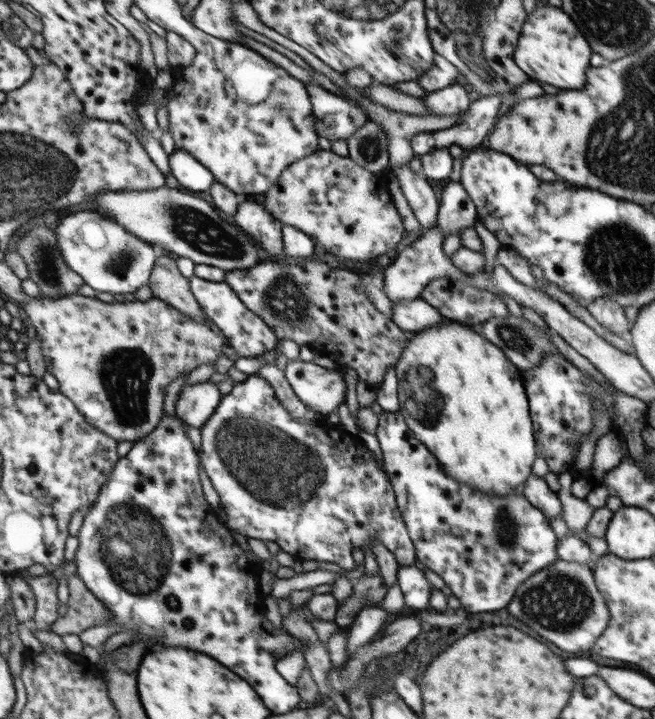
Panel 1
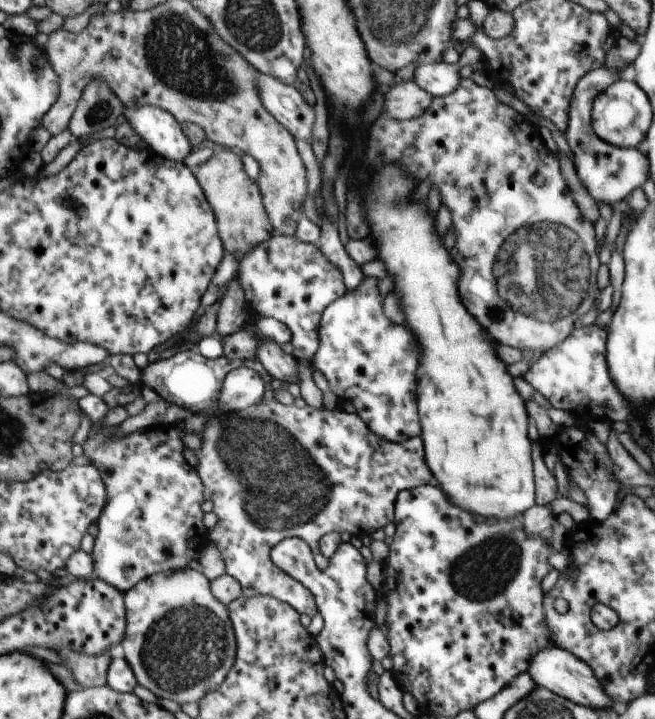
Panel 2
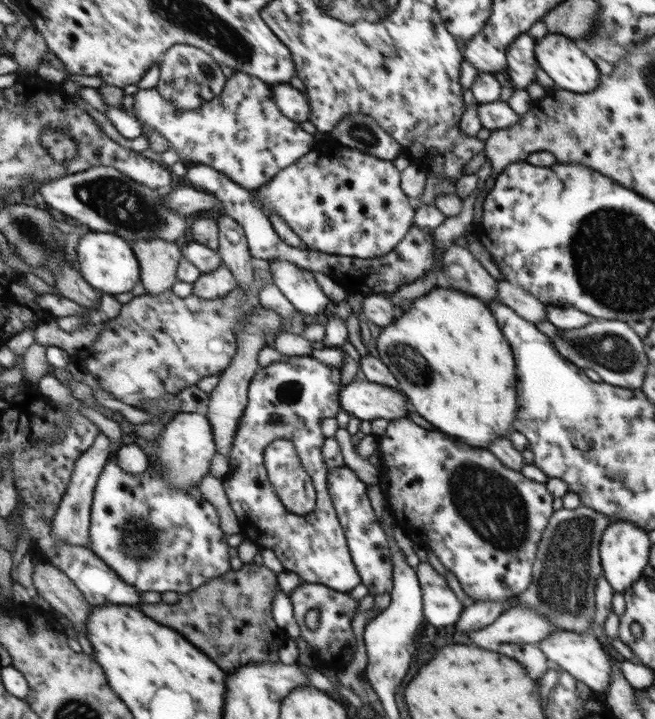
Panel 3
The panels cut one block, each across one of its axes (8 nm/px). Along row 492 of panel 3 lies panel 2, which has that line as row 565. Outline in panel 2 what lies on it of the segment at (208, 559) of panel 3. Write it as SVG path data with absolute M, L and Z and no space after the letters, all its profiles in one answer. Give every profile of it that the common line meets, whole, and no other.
M90 393L78 400L78 403L81 412L92 422L87 440L82 445L83 453L90 459L90 464L98 469L107 492L106 504L95 522L98 534L91 553L94 561L93 576L125 593L141 580L161 572L180 569L202 572L199 558L211 542L209 530L202 521L205 512L200 509L200 505L205 501L204 485L198 471L184 459L186 446L183 443L183 433L201 435L209 424L209 418L202 413L194 413L175 425L146 428L125 437L112 437L112 430L118 426L98 426L109 410L104 399Z

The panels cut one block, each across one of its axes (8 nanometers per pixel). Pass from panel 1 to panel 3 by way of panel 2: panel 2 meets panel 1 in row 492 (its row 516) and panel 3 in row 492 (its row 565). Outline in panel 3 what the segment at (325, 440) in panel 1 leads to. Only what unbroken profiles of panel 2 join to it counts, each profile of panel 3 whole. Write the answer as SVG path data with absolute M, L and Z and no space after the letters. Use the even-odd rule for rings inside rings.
M311 355L290 356L288 360L260 367L249 384L247 405L238 421L229 451L229 460L234 460L236 467L222 478L222 486L240 523L241 533L248 540L260 548L273 550L284 570L296 572L304 582L350 593L361 583L361 578L326 488L328 466L321 454L326 440L321 421L336 418L341 410L338 400L340 374L338 367L330 367ZM276 439L292 441L316 488L315 509L306 516L286 510L270 484L263 454Z

